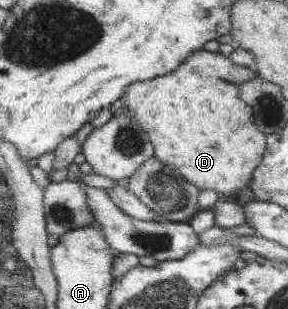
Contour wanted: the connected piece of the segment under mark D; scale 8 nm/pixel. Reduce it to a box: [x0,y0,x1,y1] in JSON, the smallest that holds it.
[121,51,267,198]

